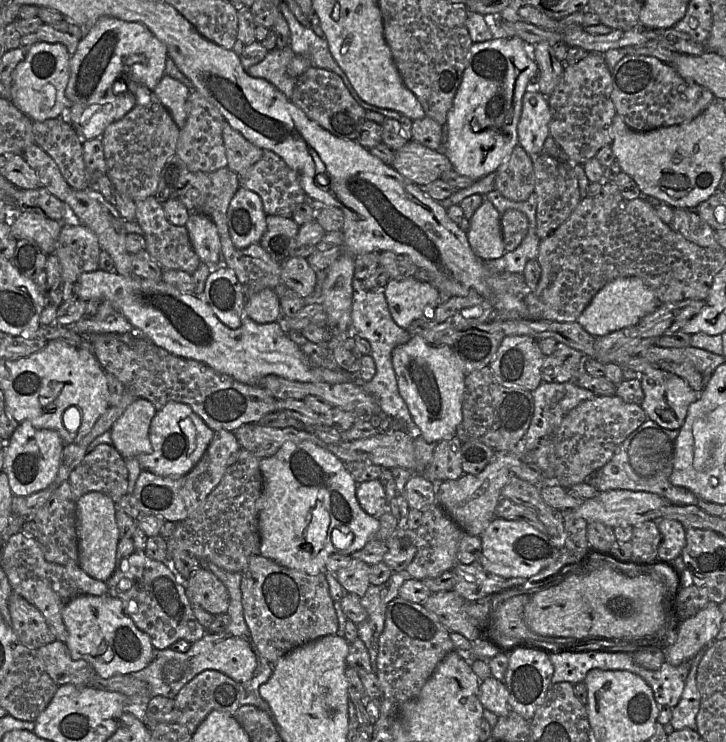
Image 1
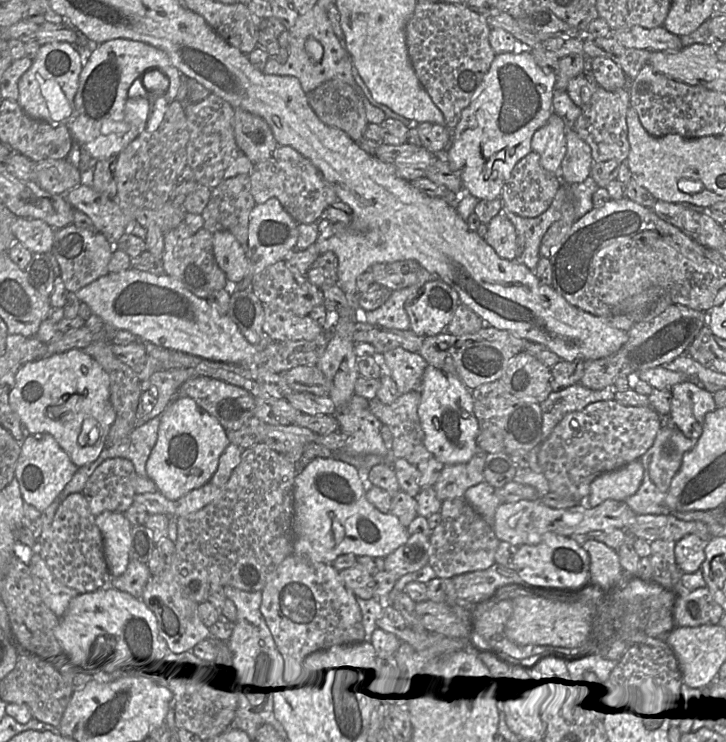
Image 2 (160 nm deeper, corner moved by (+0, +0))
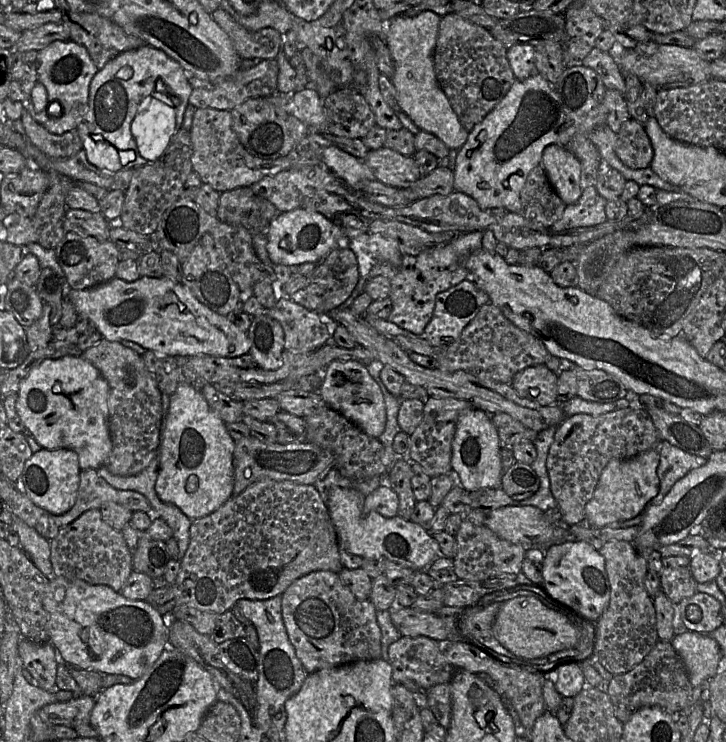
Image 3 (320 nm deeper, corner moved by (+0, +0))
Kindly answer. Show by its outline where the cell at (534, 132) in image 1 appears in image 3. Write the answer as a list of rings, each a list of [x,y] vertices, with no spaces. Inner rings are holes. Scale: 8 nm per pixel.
[[[551,144],[542,155],[541,165],[549,182],[566,204],[576,203],[585,187],[581,180],[581,164],[566,146]]]

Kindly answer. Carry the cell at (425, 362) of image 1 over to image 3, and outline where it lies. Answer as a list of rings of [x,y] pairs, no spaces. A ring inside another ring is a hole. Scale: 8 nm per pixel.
[[[473,407],[458,418],[452,441],[451,466],[457,481],[466,491],[501,486],[504,469],[500,452],[499,436],[488,413]]]

